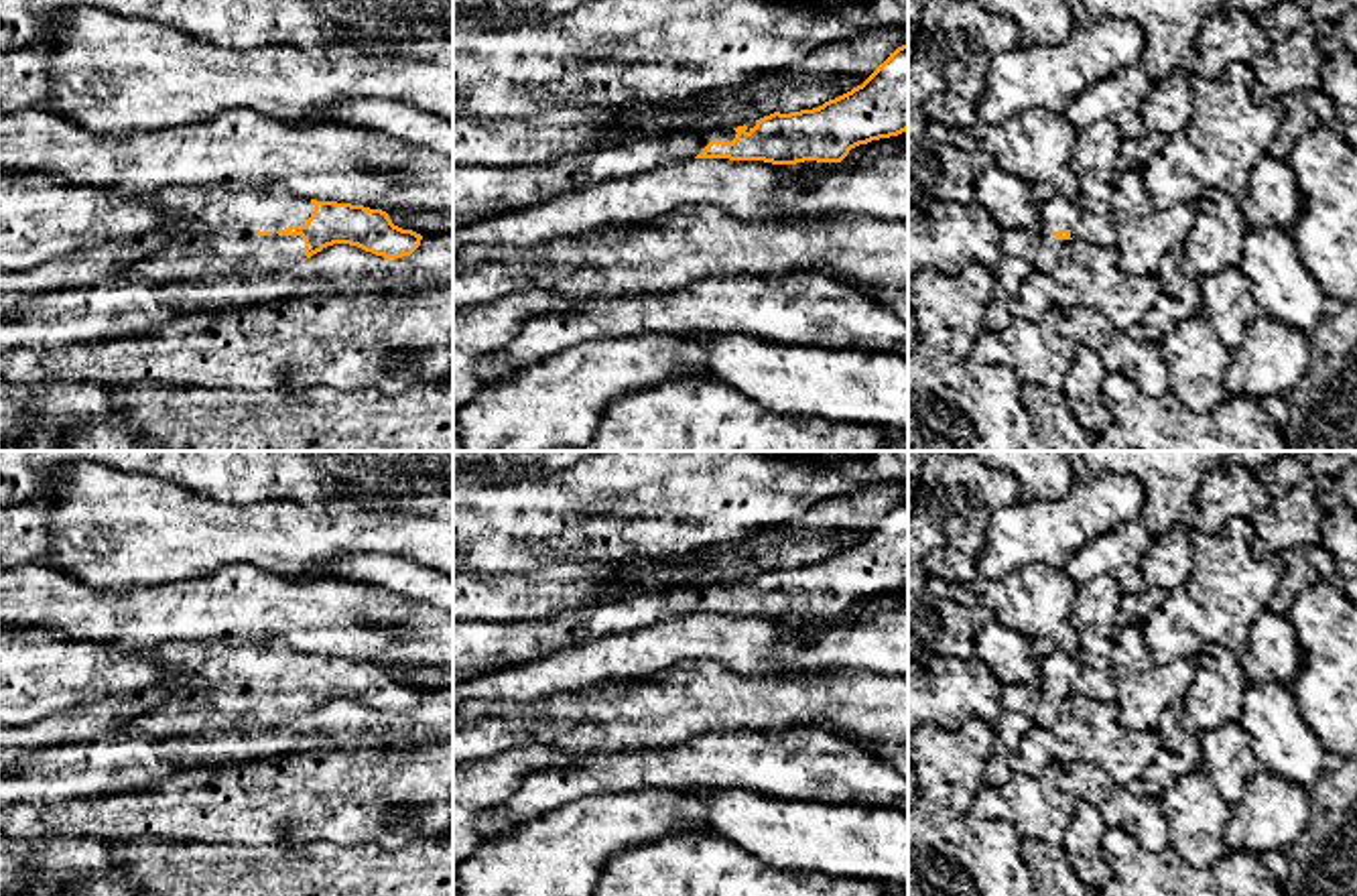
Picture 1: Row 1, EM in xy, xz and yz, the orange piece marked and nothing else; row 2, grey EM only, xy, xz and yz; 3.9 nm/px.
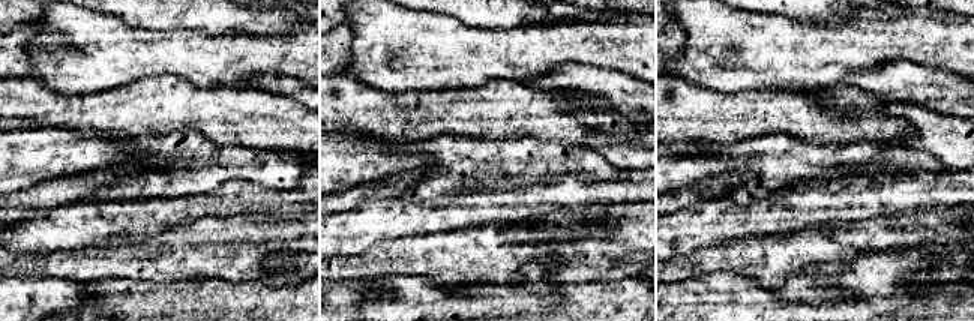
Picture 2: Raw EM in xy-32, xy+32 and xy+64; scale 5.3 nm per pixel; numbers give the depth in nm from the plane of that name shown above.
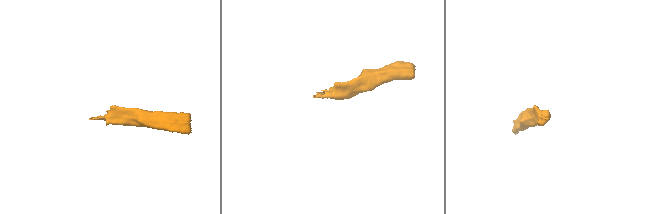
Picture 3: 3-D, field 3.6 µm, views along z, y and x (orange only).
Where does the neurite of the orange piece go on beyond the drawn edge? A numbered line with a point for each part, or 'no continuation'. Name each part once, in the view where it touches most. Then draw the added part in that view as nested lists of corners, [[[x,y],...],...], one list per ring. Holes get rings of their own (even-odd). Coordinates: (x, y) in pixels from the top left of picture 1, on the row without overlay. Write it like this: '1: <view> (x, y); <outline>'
1: xy (214, 685); [[[266,638],[244,646],[221,642],[169,642],[146,652],[165,664],[175,681],[167,685],[169,697],[154,709],[142,711],[124,727],[136,738],[187,735],[205,727],[276,727],[303,717],[305,695],[282,691],[288,681],[305,681],[315,660],[282,638]]]

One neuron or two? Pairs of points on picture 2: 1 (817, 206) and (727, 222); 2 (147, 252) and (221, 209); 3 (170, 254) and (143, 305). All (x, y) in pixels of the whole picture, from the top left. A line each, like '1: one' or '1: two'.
1: one
2: two
3: two

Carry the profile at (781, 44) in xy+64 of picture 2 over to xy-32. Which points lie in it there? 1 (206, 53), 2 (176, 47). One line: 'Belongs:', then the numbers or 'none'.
Belongs: 1, 2

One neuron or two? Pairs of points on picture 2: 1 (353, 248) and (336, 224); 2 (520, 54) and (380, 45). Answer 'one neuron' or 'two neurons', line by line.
1: one neuron
2: one neuron

